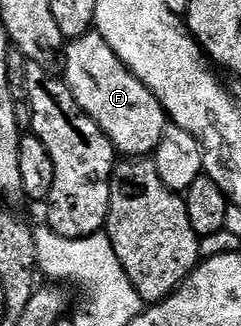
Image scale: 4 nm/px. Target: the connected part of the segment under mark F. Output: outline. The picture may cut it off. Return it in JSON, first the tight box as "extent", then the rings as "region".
{"extent":[62,32,170,160],"region":[[[89,32],[71,39],[63,51],[62,62],[63,58],[62,78],[67,82],[69,92],[78,108],[82,108],[82,112],[102,128],[117,155],[128,160],[155,155],[164,129],[170,125],[168,115],[150,88],[146,88],[146,84],[142,84],[142,80],[138,80],[138,76],[134,76],[118,56],[114,56],[114,48],[110,48],[100,34]]]}

